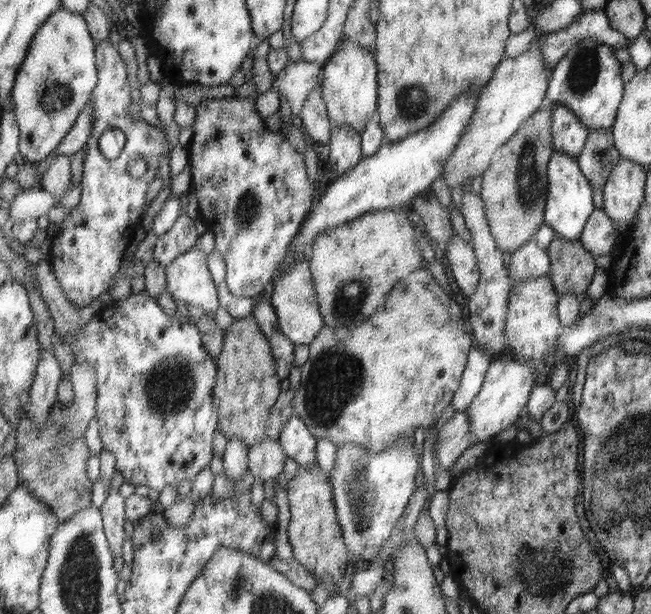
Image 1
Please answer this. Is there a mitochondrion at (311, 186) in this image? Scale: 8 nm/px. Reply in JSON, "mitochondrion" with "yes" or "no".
{"mitochondrion":"no"}

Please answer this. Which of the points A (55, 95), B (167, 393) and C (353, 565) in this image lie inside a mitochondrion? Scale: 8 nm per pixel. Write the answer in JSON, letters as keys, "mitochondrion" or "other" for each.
{"A":"mitochondrion","B":"mitochondrion","C":"other"}

